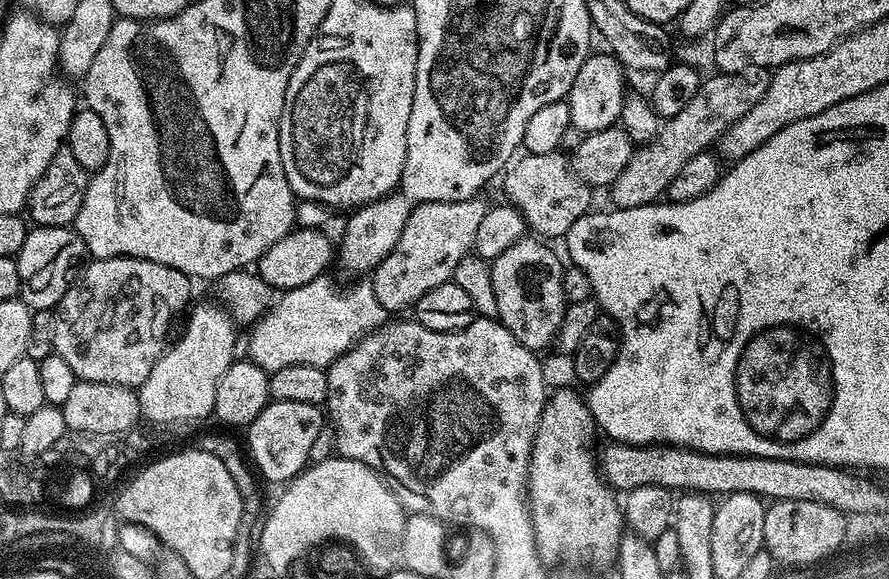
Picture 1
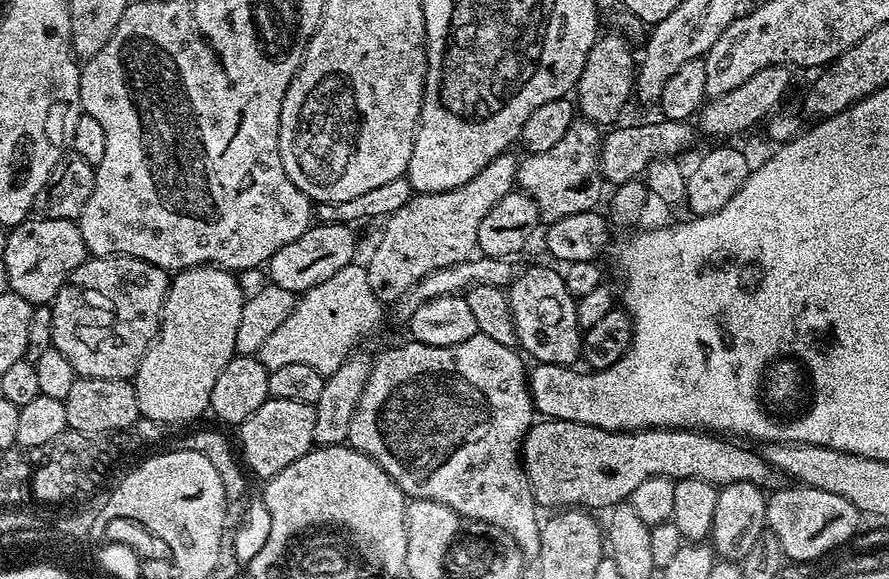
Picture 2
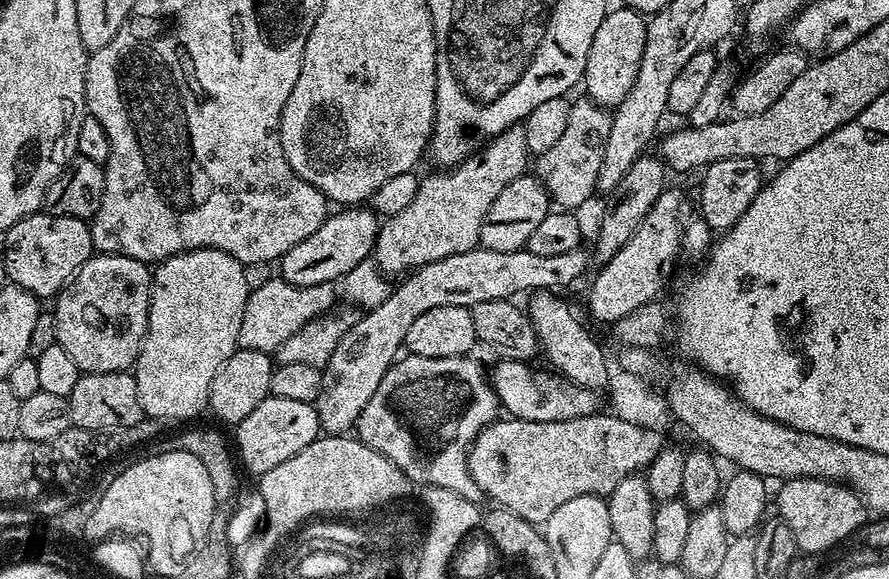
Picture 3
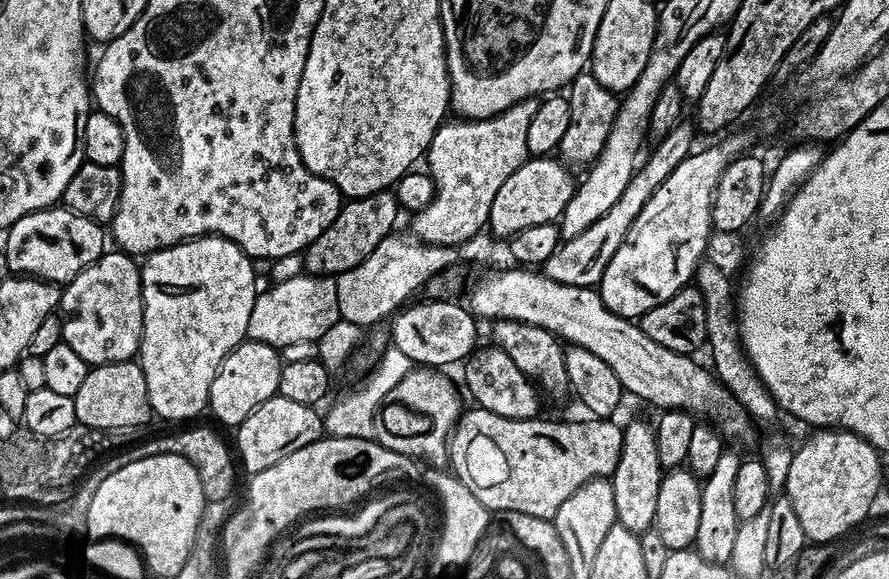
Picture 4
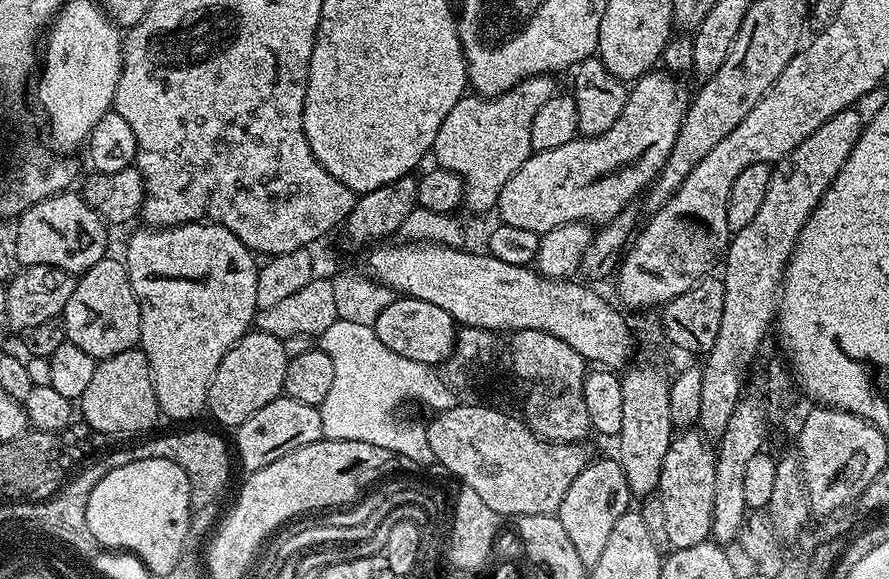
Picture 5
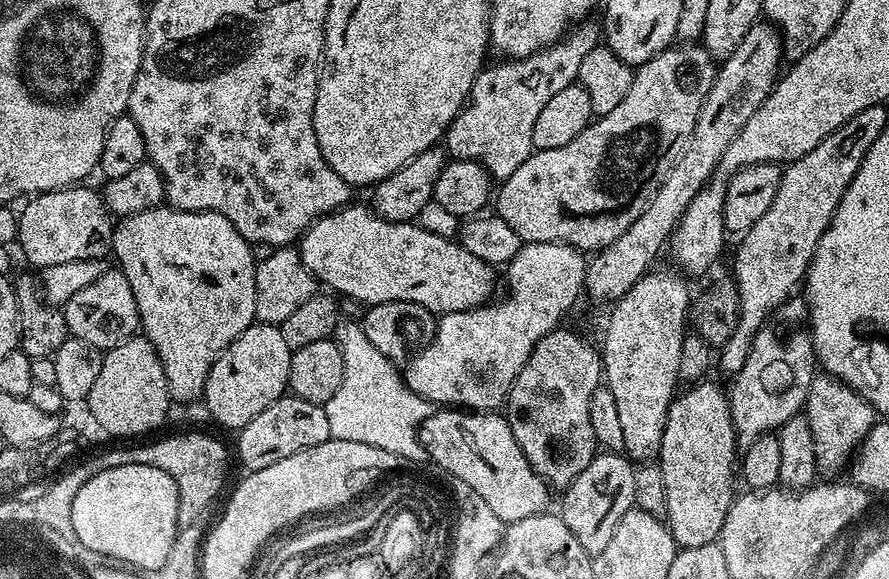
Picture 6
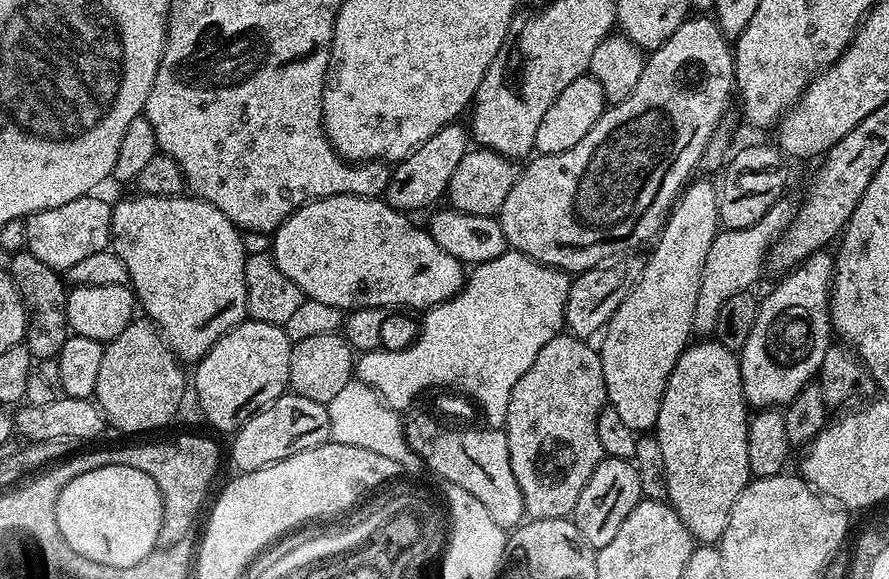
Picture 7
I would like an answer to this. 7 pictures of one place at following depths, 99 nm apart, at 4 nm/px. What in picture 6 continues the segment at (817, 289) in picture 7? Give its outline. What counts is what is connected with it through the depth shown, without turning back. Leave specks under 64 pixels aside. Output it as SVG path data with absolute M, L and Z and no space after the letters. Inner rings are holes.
M789 298L773 310L767 322L754 334L742 370L731 377L728 405L737 445L741 449L748 448L758 438L775 433L777 428L790 422L790 418L801 415L810 394L810 382L817 372L808 305L803 299Z

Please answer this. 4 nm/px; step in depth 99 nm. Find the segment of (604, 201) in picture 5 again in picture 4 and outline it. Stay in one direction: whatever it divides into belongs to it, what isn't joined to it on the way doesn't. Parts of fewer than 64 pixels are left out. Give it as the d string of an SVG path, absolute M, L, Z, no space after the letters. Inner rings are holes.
M556 158L525 160L522 166L518 166L518 170L514 170L514 174L510 174L510 178L506 178L506 182L502 182L498 195L494 197L494 206L490 206L490 218L487 223L491 234L511 238L518 234L518 230L526 230L529 226L542 226L559 221L578 185L575 179L572 181L567 170L569 171Z

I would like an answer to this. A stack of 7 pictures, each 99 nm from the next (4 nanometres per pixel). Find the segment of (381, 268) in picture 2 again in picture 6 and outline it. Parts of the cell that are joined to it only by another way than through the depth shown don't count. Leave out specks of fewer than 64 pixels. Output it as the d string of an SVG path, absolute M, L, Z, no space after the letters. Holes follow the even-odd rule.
M592 22L581 23L571 34L541 52L520 60L509 59L493 68L481 68L468 103L444 133L442 144L447 155L457 160L478 162L493 181L503 182L510 178L510 174L514 174L514 170L518 170L518 166L522 166L534 151L532 139L538 113L550 98L554 98L554 94L558 94L558 90L566 90L566 86L579 81L582 58L601 43L601 29L588 23Z

